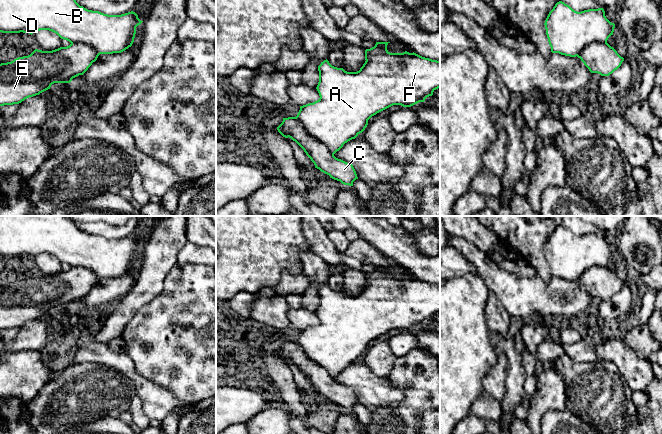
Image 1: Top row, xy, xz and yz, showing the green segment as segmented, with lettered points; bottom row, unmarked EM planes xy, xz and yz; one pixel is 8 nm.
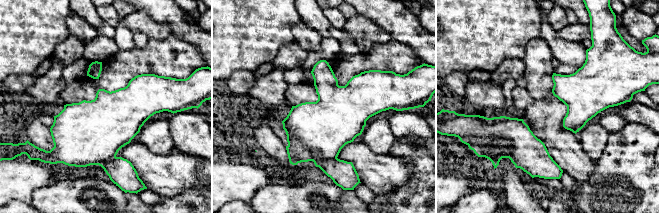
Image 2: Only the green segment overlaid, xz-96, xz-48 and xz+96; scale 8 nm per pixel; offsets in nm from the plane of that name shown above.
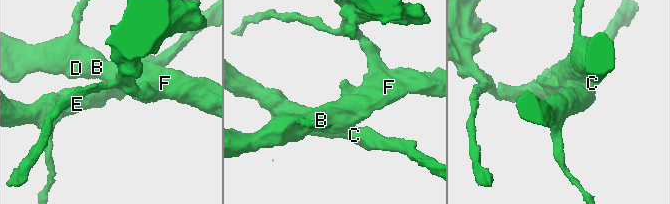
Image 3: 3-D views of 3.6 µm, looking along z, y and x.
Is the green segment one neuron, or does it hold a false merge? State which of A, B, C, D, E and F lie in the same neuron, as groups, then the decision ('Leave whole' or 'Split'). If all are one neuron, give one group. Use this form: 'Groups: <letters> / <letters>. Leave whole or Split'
Groups: A B D F / C E. Split

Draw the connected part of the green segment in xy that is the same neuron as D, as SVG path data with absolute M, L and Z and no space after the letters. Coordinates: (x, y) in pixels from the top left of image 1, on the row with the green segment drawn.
M0 0L0 32L29 33L49 30L70 43L92 47L99 55L121 53L132 46L136 27L143 21L131 11L108 15L80 6L76 0Z

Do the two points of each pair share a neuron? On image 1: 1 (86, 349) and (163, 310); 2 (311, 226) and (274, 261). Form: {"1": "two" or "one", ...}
{"1": "two", "2": "two"}

